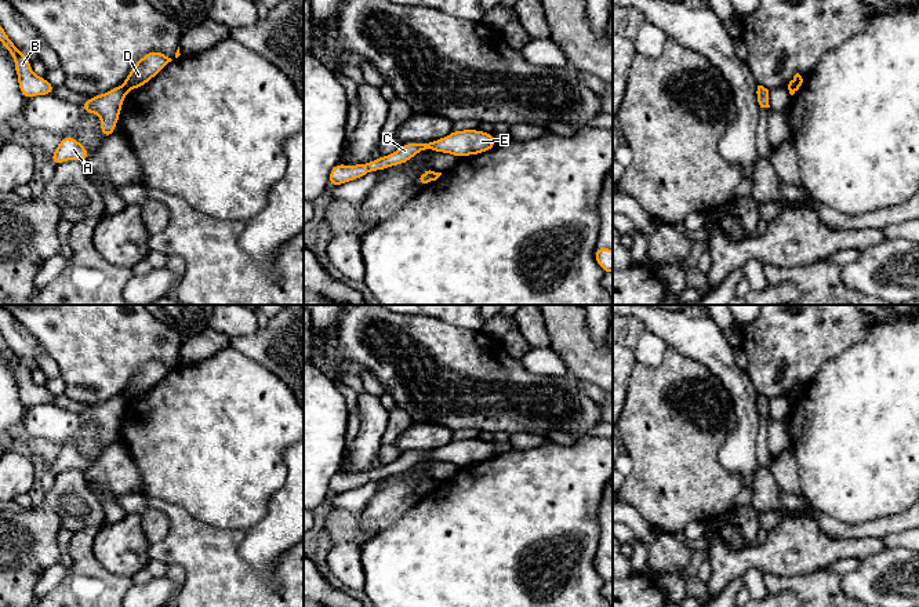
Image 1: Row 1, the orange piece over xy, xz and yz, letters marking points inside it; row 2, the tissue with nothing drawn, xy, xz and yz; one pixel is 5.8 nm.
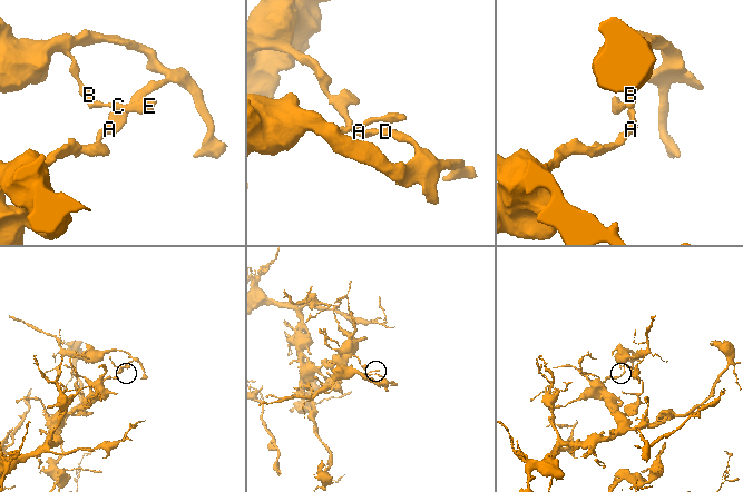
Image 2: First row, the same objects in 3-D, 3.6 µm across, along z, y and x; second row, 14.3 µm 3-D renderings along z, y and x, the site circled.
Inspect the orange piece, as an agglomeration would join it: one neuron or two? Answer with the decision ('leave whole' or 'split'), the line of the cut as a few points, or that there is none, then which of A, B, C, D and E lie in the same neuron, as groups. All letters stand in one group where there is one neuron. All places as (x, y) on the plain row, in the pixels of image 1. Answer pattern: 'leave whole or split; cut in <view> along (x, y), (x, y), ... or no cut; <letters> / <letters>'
split; cut in xy along (122, 395), (127, 400); A / B C D E

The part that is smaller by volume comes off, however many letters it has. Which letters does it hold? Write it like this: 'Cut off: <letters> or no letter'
Cut off: B, C, D, E

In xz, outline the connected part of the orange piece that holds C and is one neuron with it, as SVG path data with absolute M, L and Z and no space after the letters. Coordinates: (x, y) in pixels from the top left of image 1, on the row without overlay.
M454 439L444 447L432 451L404 452L396 461L381 465L364 473L335 473L330 479L328 494L338 495L345 491L359 488L370 480L381 480L392 475L400 475L413 468L417 462L431 458L433 461L450 462L458 468L469 464L480 464L497 455L493 441L482 441L477 439Z

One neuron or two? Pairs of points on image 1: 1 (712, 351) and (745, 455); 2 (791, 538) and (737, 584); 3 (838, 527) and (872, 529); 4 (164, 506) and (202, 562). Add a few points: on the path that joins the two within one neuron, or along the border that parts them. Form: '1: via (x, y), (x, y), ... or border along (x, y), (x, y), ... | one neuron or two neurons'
1: via (733, 377), (744, 395), (745, 429) | one neuron
2: border along (741, 575), (736, 577), (720, 592) | two neurons
3: via (846, 530), (864, 530) | one neuron
4: via (178, 520), (188, 540), (196, 548) | one neuron

